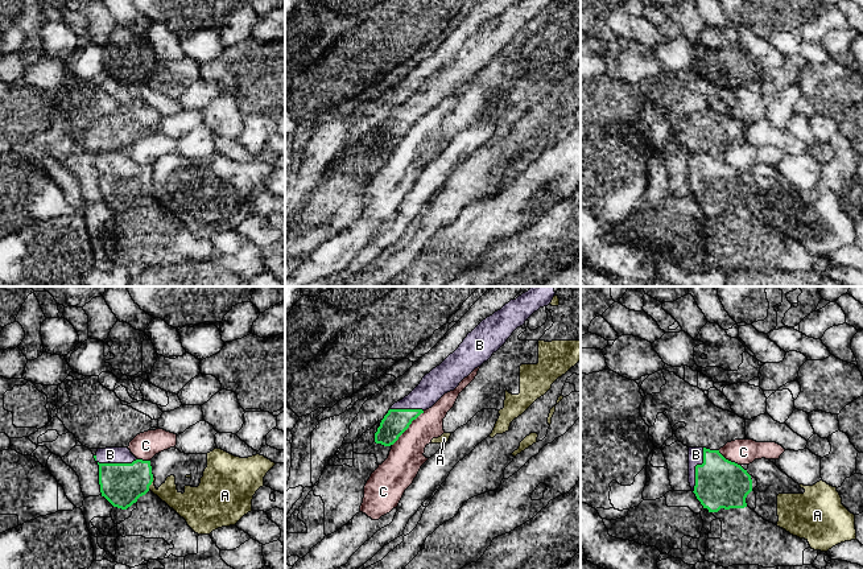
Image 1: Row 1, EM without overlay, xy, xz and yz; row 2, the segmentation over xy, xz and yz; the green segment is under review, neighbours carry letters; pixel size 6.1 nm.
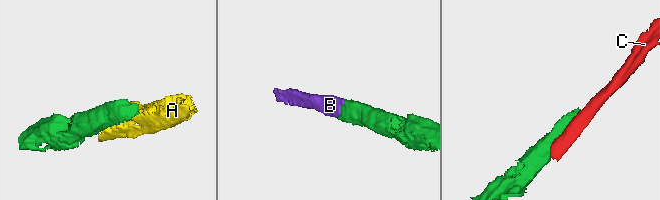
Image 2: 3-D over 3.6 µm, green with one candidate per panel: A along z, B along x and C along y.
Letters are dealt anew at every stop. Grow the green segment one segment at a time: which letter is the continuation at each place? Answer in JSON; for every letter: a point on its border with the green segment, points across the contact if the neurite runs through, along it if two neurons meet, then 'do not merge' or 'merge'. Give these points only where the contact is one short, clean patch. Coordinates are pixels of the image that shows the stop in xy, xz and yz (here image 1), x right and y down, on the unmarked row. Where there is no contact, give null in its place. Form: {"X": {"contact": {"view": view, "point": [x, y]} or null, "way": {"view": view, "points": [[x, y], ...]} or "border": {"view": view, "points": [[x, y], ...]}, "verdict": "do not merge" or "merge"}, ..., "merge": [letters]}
{"A": {"contact": {"view": "xy", "point": [151, 188]}, "verdict": "do not merge"}, "B": {"contact": {"view": "yz", "point": [696, 173]}, "way": {"view": "yz", "points": [[719, 188], [703, 173], [696, 173], [696, 159]]}, "verdict": "merge"}, "C": {"contact": {"view": "xz", "point": [408, 131]}, "verdict": "do not merge"}, "merge": ["B"]}

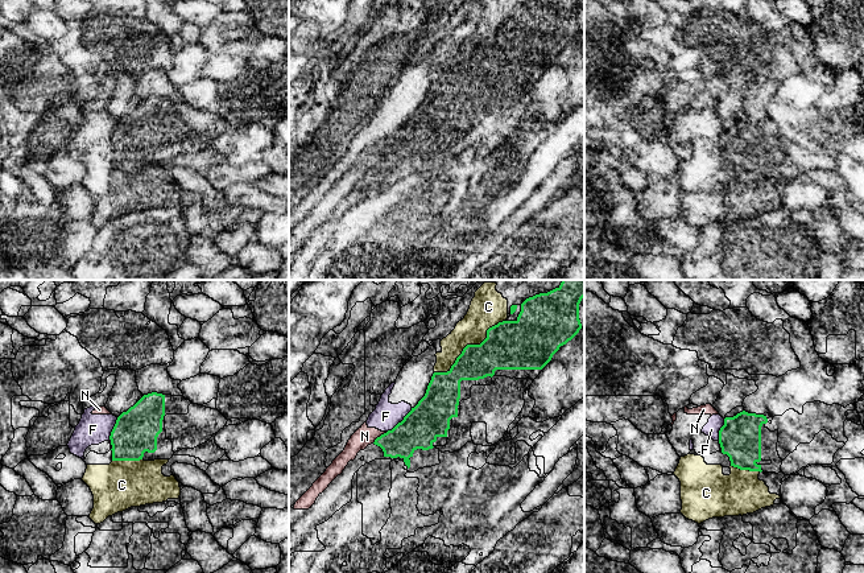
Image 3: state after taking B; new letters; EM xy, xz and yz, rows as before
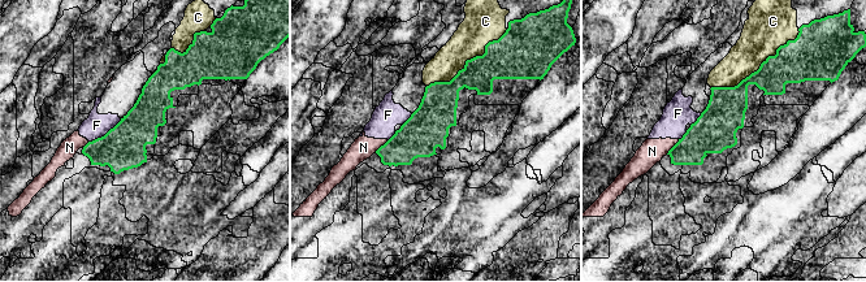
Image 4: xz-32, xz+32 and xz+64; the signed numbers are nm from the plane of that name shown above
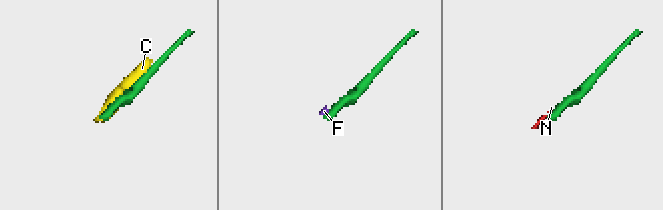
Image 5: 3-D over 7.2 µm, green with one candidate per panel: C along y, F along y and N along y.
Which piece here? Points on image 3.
{"C": {"contact": {"view": "xz", "point": [468, 49]}, "verdict": "do not merge"}, "F": {"contact": {"view": "xy", "point": [111, 137]}, "border": {"view": "xy", "points": [[118, 122], [110, 140], [111, 153]]}, "verdict": "do not merge"}, "N": {"contact": {"view": "xz", "point": [380, 140]}, "border": {"view": "xz", "points": [[387, 136], [381, 137], [372, 147]]}, "verdict": "do not merge"}, "merge": []}

